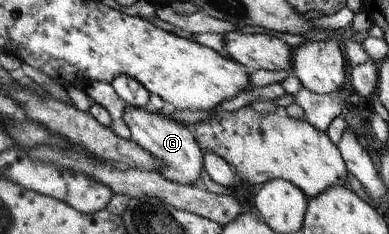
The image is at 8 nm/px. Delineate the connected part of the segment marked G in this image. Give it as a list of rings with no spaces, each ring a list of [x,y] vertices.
[[[146,105],[142,108],[126,107],[122,119],[130,130],[130,140],[136,142],[137,146],[152,154],[153,158],[161,163],[161,170],[158,173],[162,177],[182,185],[199,184],[200,171],[203,170],[202,151],[196,143],[191,129],[182,122],[171,120],[163,115]]]

